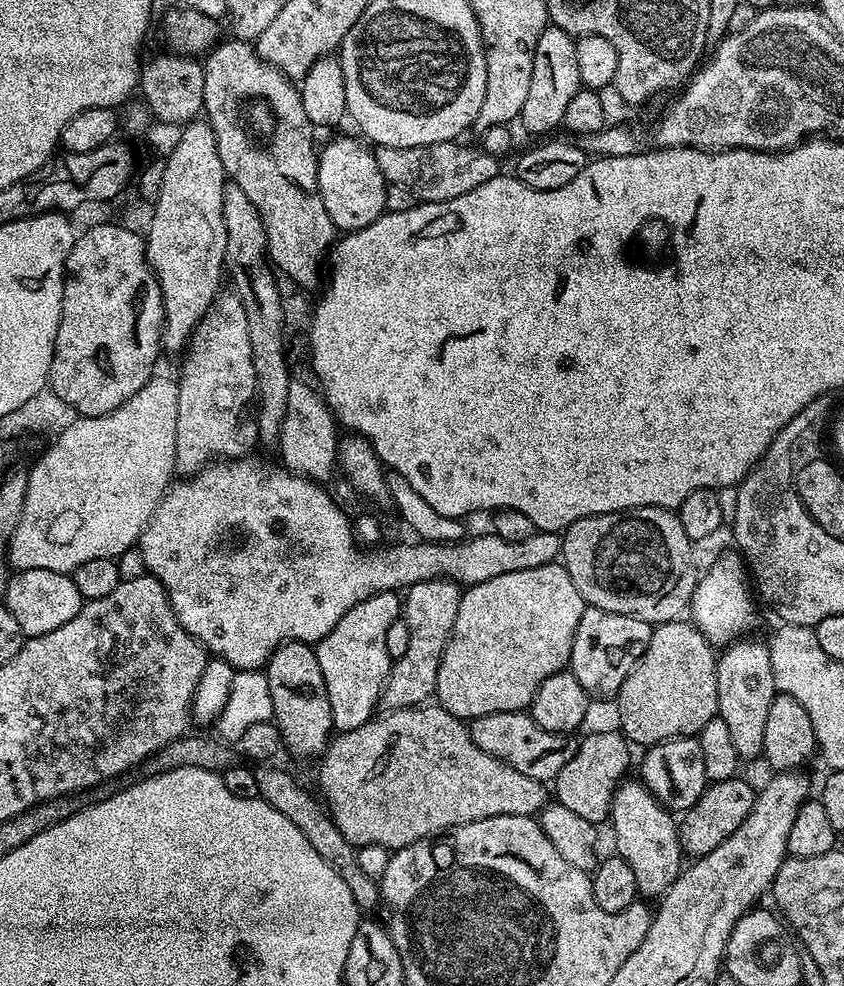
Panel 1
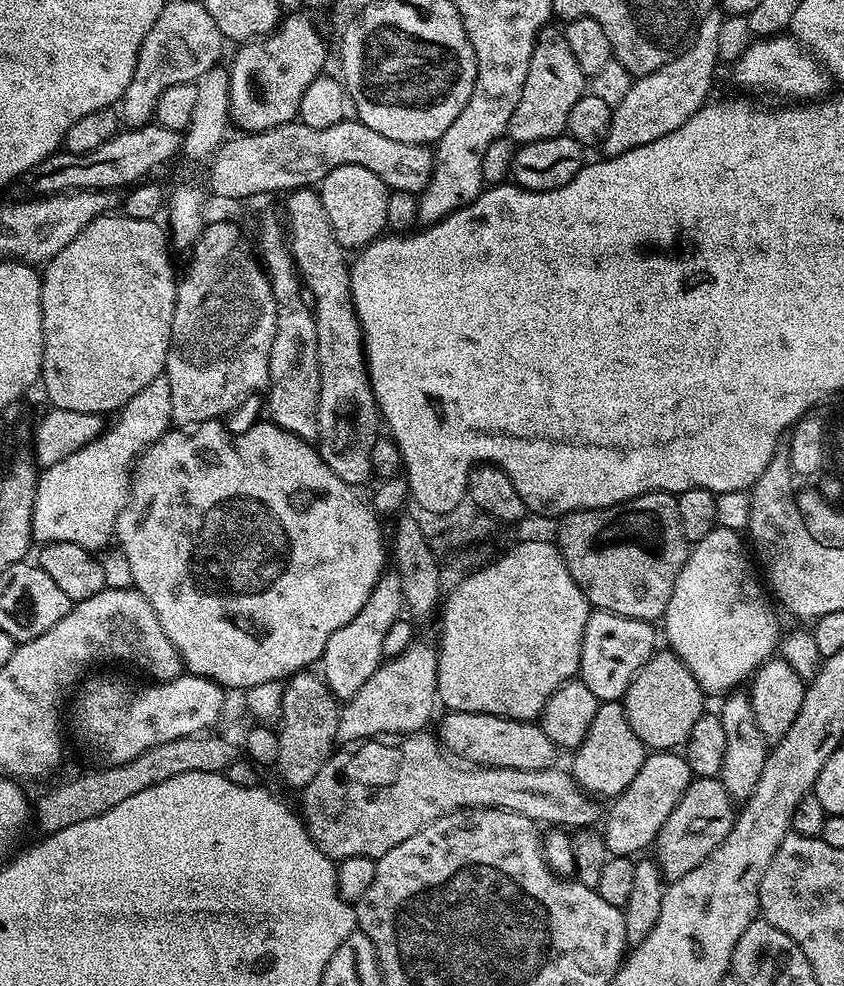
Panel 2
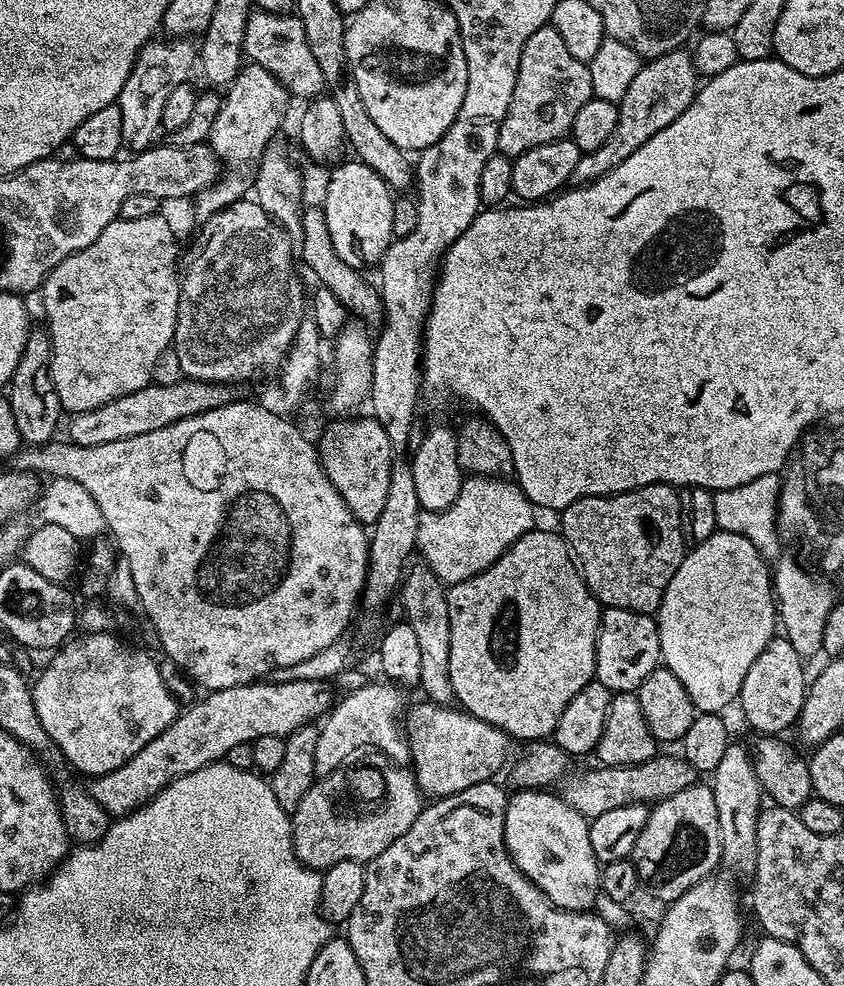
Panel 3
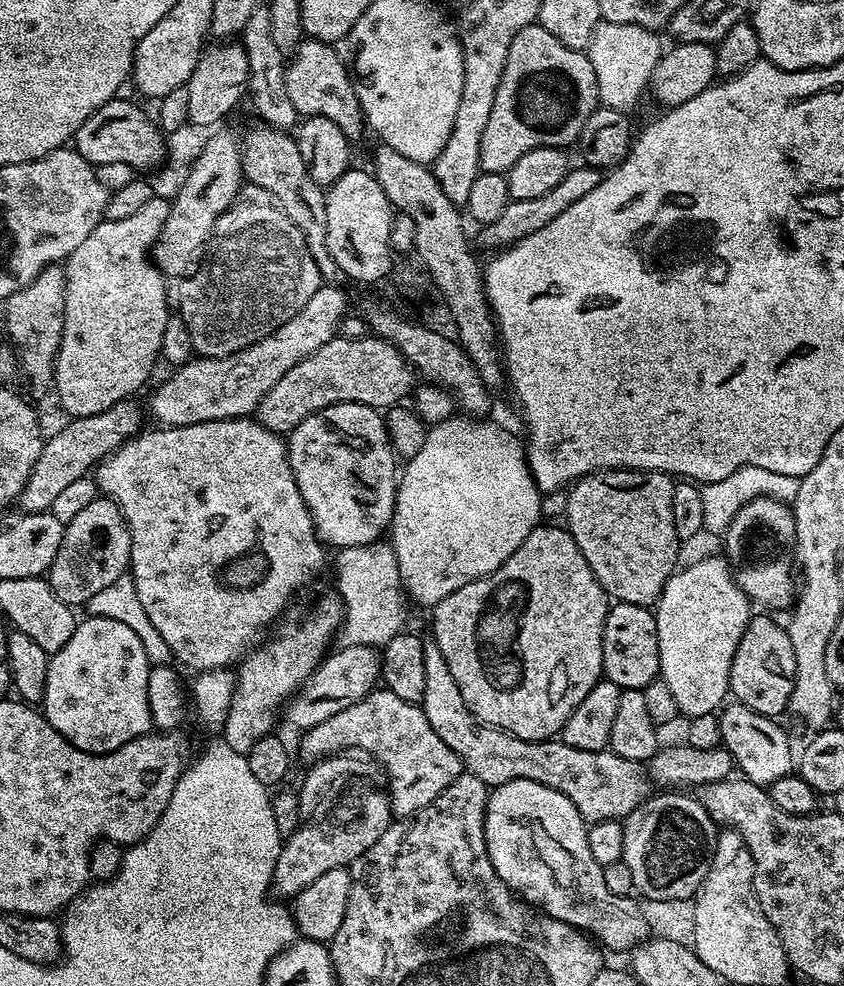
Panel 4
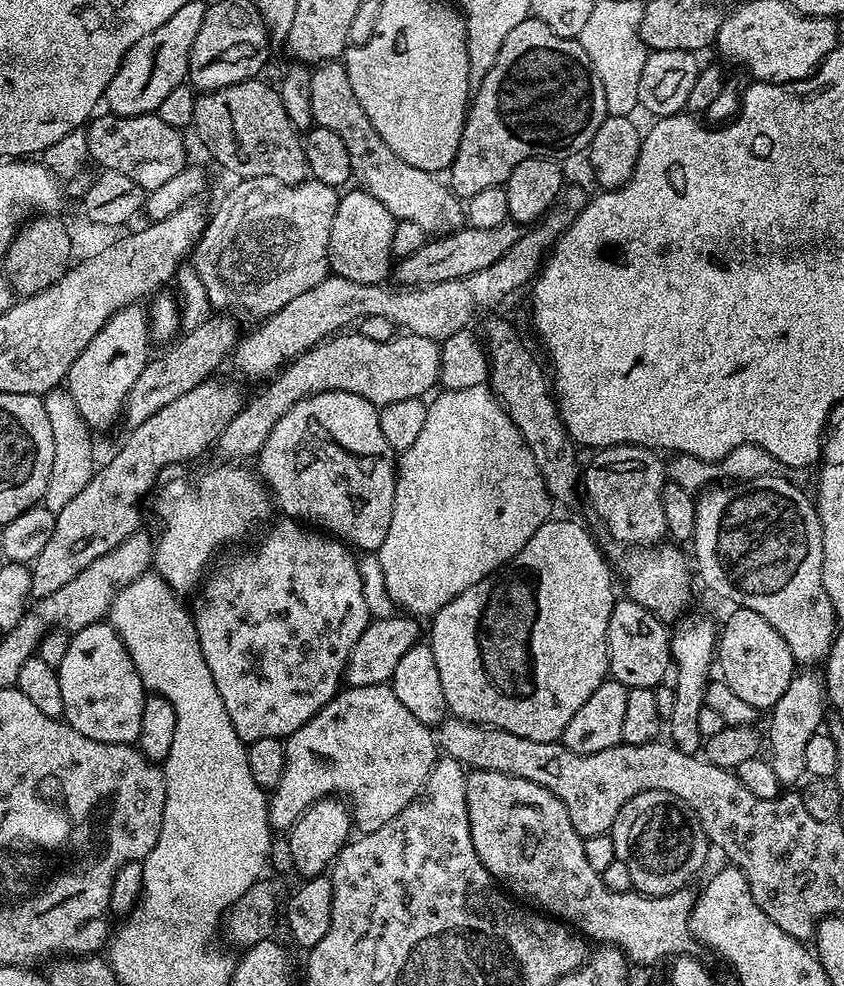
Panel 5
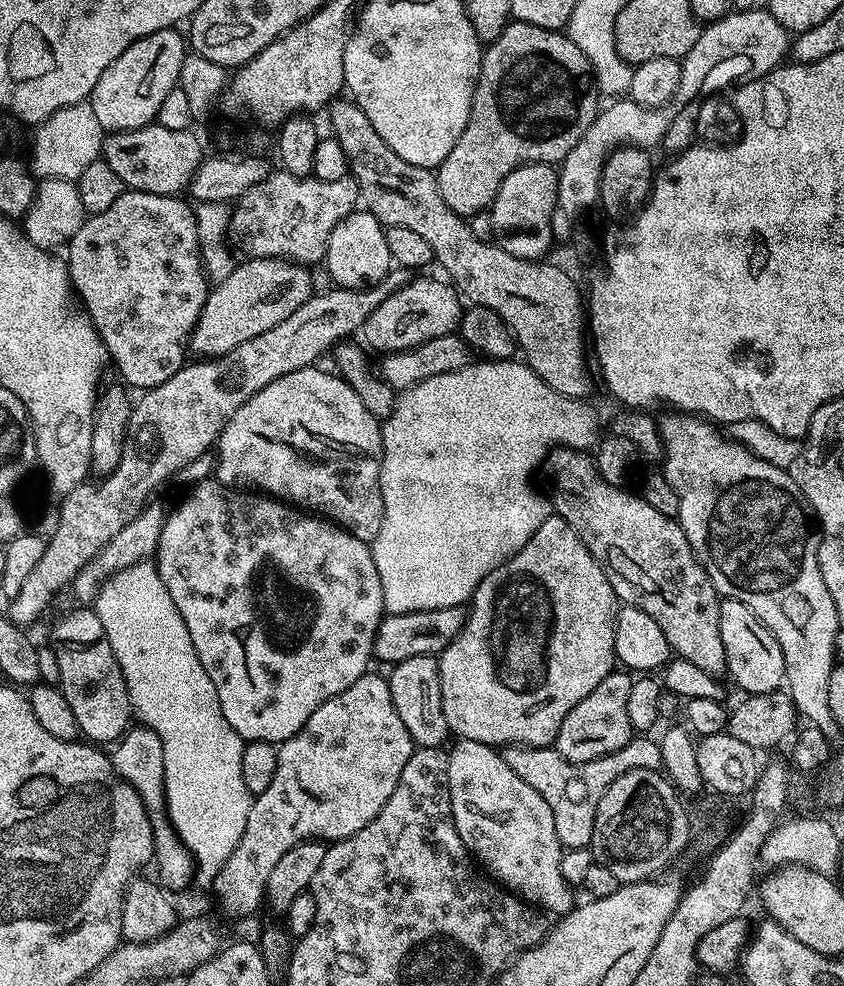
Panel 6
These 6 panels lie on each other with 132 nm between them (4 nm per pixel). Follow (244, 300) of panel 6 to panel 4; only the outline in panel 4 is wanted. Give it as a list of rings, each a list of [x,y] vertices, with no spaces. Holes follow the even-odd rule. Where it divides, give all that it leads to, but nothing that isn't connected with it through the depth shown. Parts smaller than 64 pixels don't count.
[[[129,398],[102,410],[102,414],[77,416],[69,419],[65,428],[60,428],[52,437],[44,440],[42,450],[38,454],[38,462],[34,462],[34,470],[24,488],[20,492],[18,508],[21,513],[47,512],[51,509],[54,498],[70,486],[70,482],[81,479],[84,472],[93,467],[97,462],[121,448],[127,440],[141,431],[146,412],[143,407],[136,405],[135,399]]]

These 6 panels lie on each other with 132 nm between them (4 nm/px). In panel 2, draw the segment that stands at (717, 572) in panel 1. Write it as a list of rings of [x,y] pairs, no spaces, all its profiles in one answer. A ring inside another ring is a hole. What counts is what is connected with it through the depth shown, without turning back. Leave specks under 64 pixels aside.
[[[718,526],[693,545],[683,570],[675,580],[674,593],[662,617],[669,642],[667,645],[694,674],[695,680],[707,695],[727,695],[737,689],[740,682],[745,683],[761,664],[771,659],[777,649],[782,631],[771,603],[773,601],[761,582],[741,533]]]

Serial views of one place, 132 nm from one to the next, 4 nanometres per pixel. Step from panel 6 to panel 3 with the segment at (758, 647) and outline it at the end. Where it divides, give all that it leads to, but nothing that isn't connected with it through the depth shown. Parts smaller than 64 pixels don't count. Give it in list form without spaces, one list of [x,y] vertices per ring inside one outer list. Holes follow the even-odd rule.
[[[773,638],[754,659],[746,673],[738,697],[738,707],[744,711],[744,720],[756,734],[784,734],[800,719],[806,695],[806,679],[802,658],[785,638]]]

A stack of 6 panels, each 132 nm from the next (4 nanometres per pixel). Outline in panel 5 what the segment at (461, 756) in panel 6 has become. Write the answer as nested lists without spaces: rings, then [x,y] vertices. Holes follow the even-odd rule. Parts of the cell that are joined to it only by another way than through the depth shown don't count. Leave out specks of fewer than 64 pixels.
[[[478,768],[466,775],[466,806],[470,834],[478,858],[493,881],[503,885],[513,897],[535,906],[541,913],[571,926],[585,937],[593,936],[600,940],[596,942],[619,948],[633,965],[652,964],[663,956],[671,957],[693,947],[692,933],[688,931],[688,915],[696,904],[697,893],[691,887],[679,888],[677,892],[665,896],[645,896],[643,892],[635,890],[606,890],[600,874],[594,870],[594,866],[590,866],[590,862],[586,862],[584,840],[574,830],[570,814],[566,814],[566,806],[562,806],[559,798],[542,786],[508,772]]]

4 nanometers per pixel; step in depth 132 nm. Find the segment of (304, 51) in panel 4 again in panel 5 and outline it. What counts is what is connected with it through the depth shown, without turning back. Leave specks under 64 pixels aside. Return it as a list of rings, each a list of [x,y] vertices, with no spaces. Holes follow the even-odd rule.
[[[320,62],[311,69],[310,106],[313,121],[326,130],[334,130],[350,153],[352,180],[363,191],[369,192],[396,220],[414,222],[422,226],[426,234],[439,238],[465,227],[464,204],[461,197],[452,191],[447,183],[440,181],[439,175],[418,170],[418,166],[410,166],[386,142],[382,142],[382,134],[374,130],[374,122],[366,118],[366,110],[362,110],[362,102],[354,98],[354,86],[350,86],[350,78],[346,74],[343,63]]]

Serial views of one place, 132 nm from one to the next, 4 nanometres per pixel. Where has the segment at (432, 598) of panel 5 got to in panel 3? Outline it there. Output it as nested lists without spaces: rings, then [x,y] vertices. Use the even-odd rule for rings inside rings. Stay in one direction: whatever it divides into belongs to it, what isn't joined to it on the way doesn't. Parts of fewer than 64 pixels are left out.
[[[469,475],[467,479],[459,485],[456,500],[446,511],[421,511],[418,522],[416,552],[445,586],[482,575],[518,538],[533,531],[534,506],[519,484],[491,476]]]

